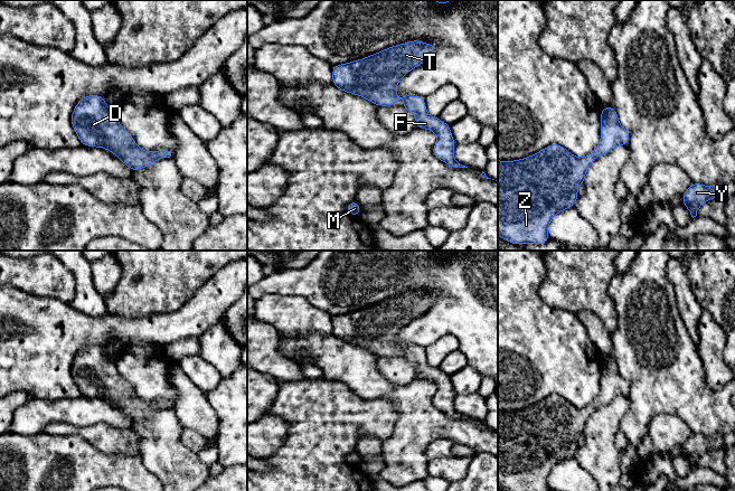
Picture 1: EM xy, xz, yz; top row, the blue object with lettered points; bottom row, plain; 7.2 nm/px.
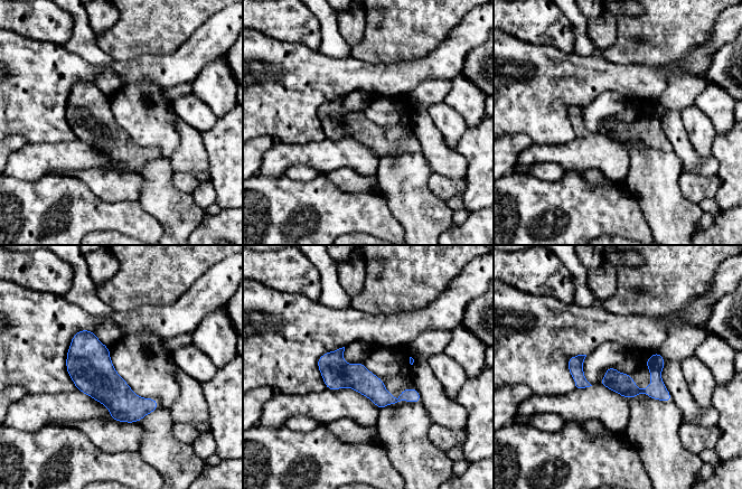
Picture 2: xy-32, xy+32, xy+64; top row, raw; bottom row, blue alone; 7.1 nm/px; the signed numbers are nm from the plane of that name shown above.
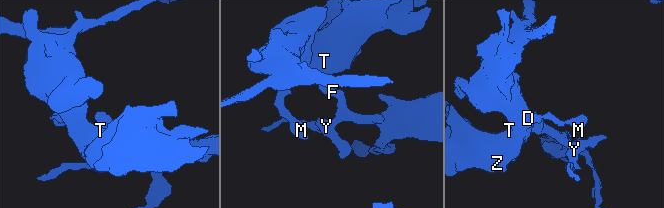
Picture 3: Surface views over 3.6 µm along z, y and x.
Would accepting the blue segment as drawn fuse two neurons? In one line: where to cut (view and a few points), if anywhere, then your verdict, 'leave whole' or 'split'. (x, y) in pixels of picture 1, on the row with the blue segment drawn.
no cut | leave whole

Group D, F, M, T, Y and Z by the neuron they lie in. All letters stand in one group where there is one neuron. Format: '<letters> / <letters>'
D F M T Y Z

